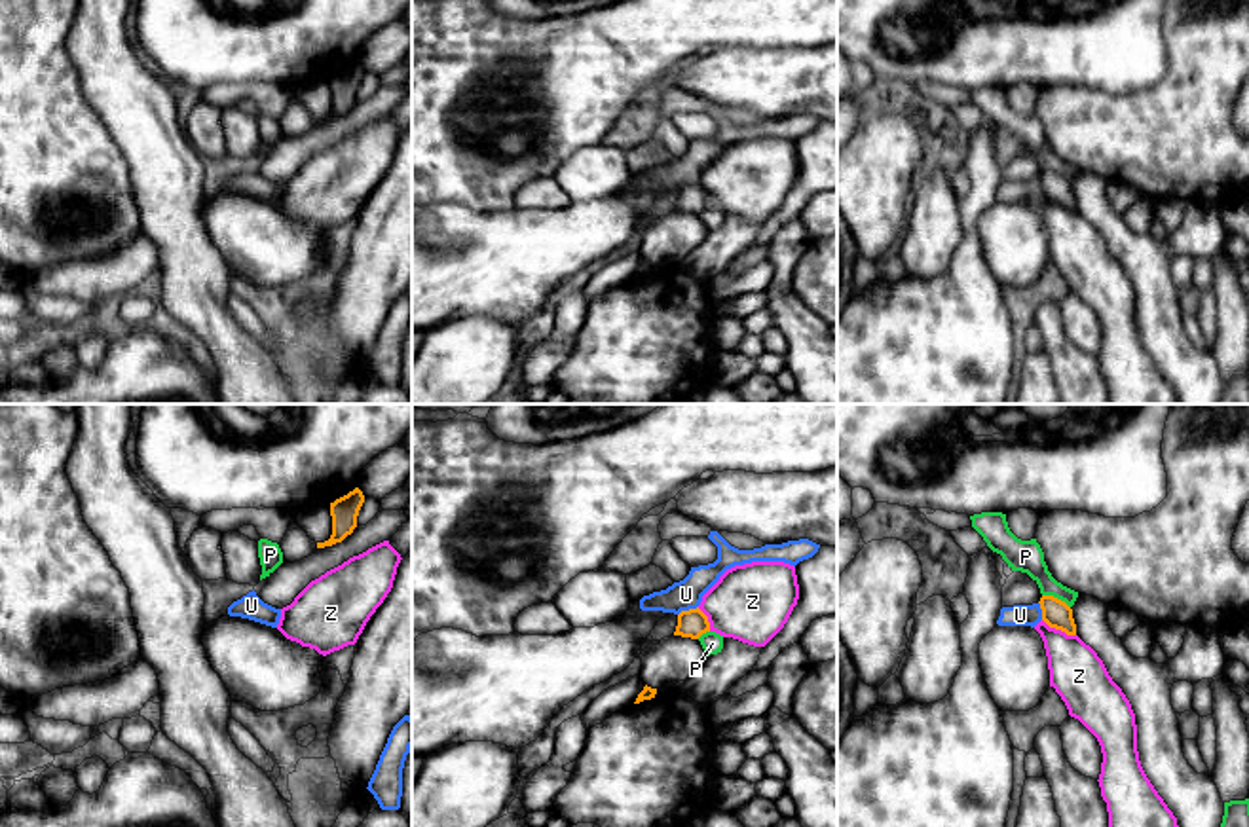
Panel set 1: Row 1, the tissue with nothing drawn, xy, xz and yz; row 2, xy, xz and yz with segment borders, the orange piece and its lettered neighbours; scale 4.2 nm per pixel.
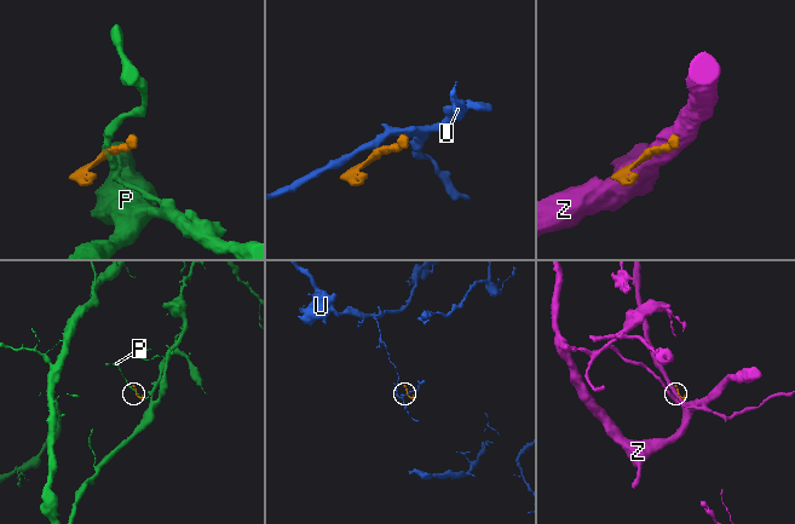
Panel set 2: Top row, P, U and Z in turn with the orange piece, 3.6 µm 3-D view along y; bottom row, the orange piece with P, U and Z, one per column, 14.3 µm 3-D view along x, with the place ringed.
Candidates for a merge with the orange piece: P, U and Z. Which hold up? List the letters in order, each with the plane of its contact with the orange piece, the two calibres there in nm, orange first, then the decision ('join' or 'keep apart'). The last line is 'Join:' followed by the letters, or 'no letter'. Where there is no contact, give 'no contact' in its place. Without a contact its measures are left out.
P: meets orange in yz; 120 nm thick on the orange side, 140 nm on the other; keep apart
U: meets orange in xz; 120 nm thick on the orange side, 130 nm on the other; keep apart
Z: meets orange in yz; 120 nm thick on the orange side, 240 nm on the other; keep apart
Join: no letter

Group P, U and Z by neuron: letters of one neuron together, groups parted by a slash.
P / U / Z

